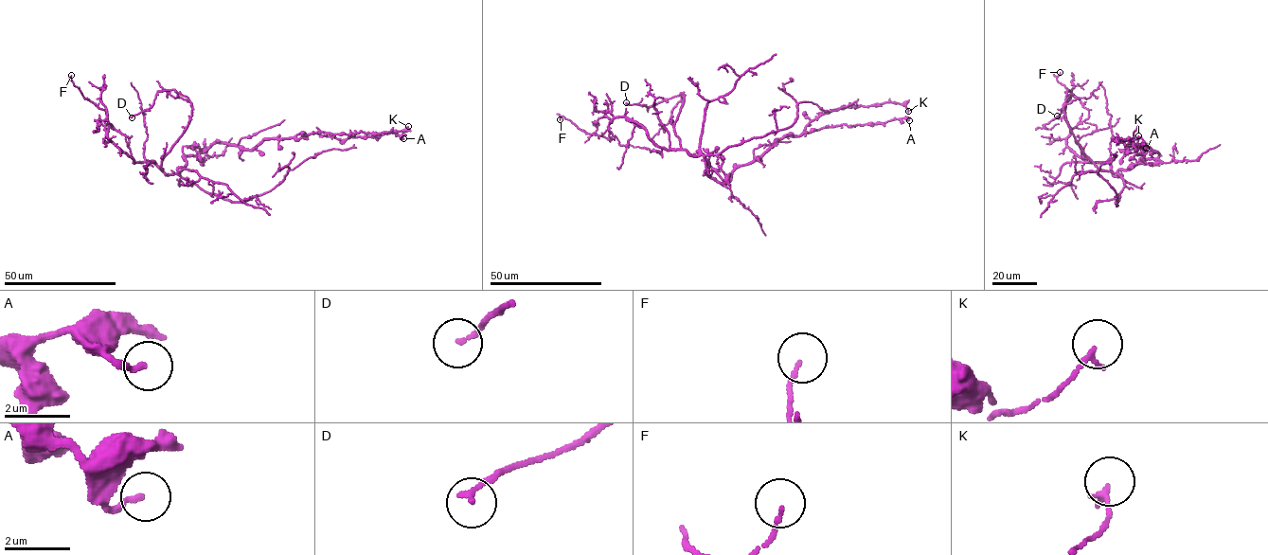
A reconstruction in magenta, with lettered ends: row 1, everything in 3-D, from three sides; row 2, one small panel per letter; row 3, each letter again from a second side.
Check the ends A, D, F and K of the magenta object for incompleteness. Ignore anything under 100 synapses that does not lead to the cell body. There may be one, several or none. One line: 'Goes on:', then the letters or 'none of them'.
Goes on: none of them

